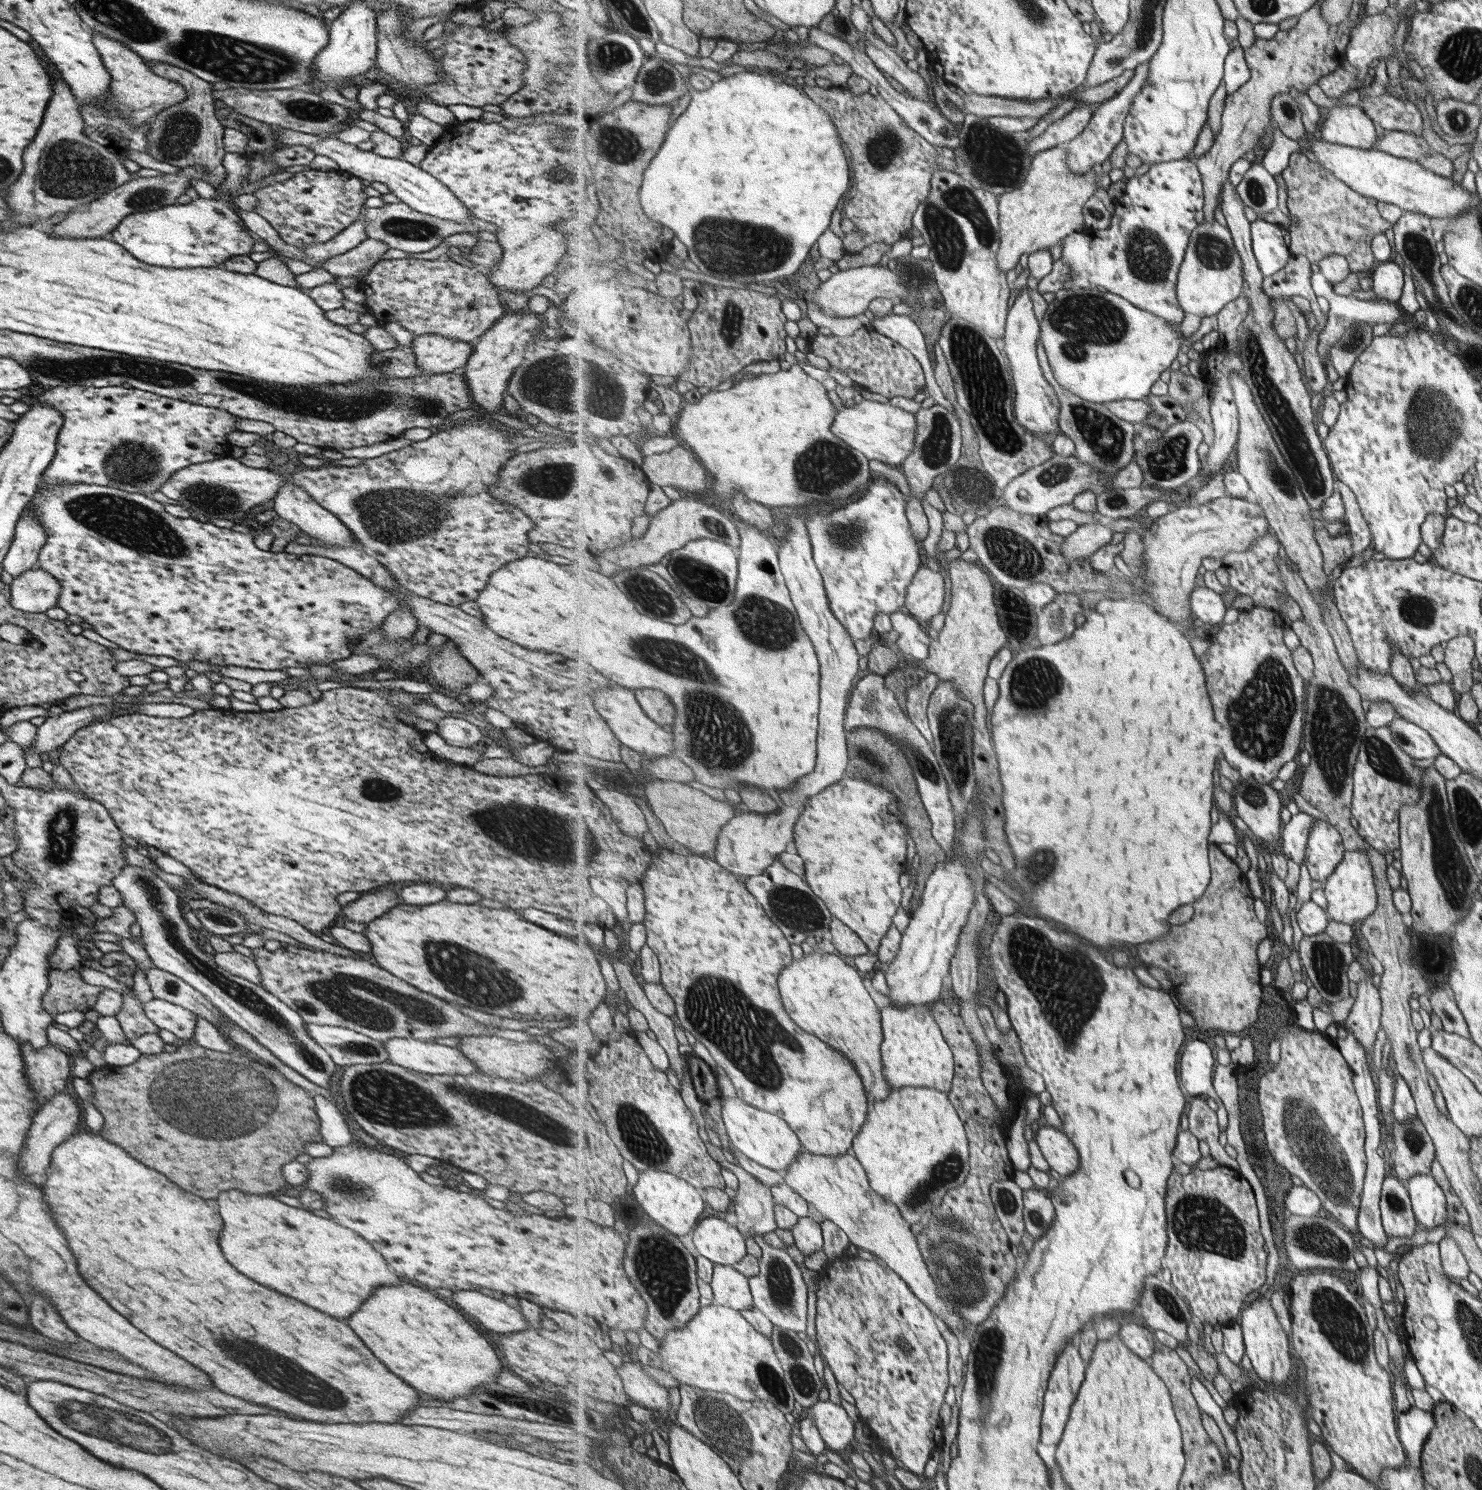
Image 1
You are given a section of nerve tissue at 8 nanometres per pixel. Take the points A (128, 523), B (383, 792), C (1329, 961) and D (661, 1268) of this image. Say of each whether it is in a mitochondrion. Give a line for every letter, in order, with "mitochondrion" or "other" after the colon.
A: mitochondrion
B: mitochondrion
C: mitochondrion
D: mitochondrion

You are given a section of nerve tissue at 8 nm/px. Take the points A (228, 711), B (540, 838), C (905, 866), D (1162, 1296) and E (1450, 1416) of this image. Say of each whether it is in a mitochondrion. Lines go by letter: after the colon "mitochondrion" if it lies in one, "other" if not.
A: other
B: mitochondrion
C: other
D: mitochondrion
E: other

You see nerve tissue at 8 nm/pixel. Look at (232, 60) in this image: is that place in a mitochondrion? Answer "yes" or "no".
yes

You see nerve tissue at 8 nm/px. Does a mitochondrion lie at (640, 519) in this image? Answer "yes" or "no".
no

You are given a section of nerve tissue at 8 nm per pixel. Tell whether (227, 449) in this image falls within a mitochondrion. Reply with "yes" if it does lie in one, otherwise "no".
no

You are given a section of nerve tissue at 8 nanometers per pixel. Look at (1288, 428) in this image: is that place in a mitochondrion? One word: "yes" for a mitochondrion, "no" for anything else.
yes

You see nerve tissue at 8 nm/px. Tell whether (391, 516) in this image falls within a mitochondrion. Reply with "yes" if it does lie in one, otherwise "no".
yes

